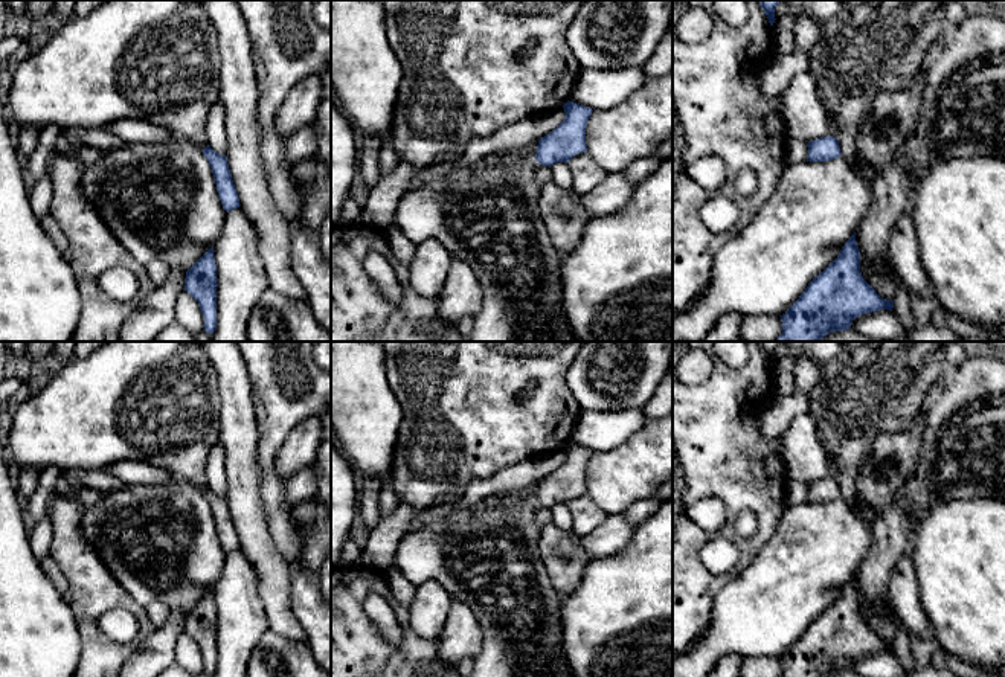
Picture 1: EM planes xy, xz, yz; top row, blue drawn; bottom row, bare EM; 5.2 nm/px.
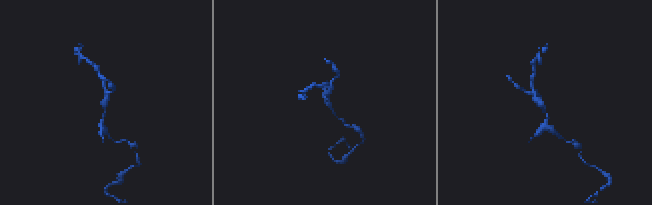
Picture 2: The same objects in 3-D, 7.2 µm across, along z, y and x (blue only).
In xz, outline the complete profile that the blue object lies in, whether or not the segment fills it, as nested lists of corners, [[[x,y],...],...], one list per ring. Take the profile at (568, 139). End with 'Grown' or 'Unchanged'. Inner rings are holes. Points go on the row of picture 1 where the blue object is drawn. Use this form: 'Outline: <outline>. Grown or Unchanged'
Outline: [[[570,101],[563,108],[564,120],[538,140],[535,160],[543,166],[567,163],[573,156],[587,152],[586,127],[593,110]]]. Unchanged

